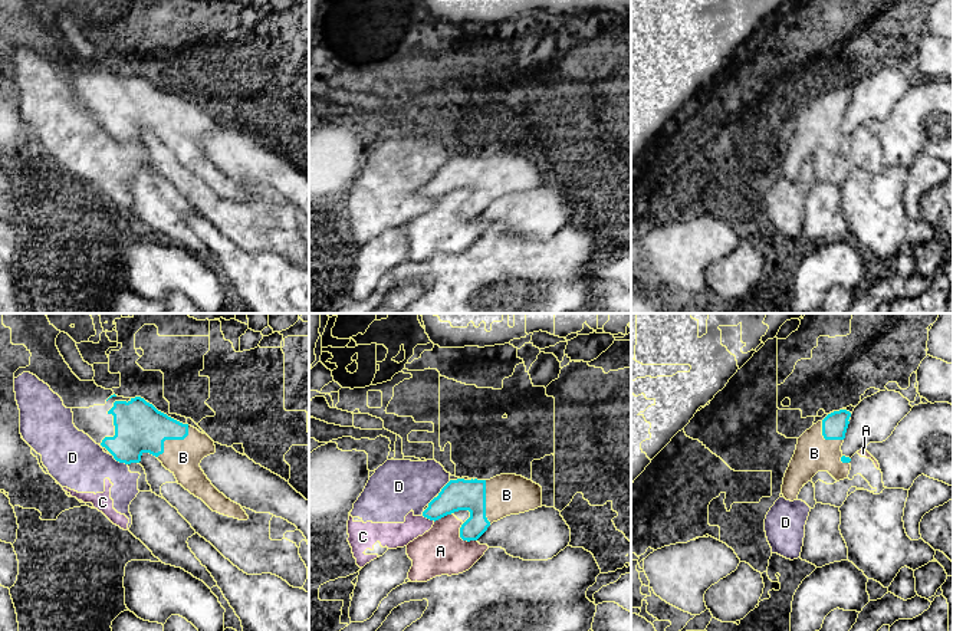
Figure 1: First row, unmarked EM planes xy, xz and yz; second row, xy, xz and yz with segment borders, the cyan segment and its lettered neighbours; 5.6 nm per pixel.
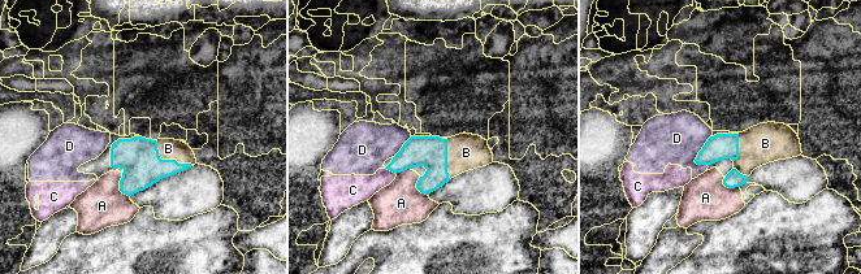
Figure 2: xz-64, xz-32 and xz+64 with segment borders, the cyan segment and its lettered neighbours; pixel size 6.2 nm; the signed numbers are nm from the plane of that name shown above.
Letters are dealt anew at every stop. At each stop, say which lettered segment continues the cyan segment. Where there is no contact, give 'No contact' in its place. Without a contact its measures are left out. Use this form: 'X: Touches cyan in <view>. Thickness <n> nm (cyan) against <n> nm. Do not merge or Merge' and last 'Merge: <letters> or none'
A: Touches cyan in xz. Thickness 180 nm (cyan) against 260 nm. Do not merge
B: Touches cyan in xy. Thickness 280 nm (cyan) against 200 nm. Merge
C: Touches cyan in xz. Thickness 180 nm (cyan) against 140 nm. Do not merge
D: Touches cyan in xy. Thickness 280 nm (cyan) against 300 nm. Do not merge
Merge: B

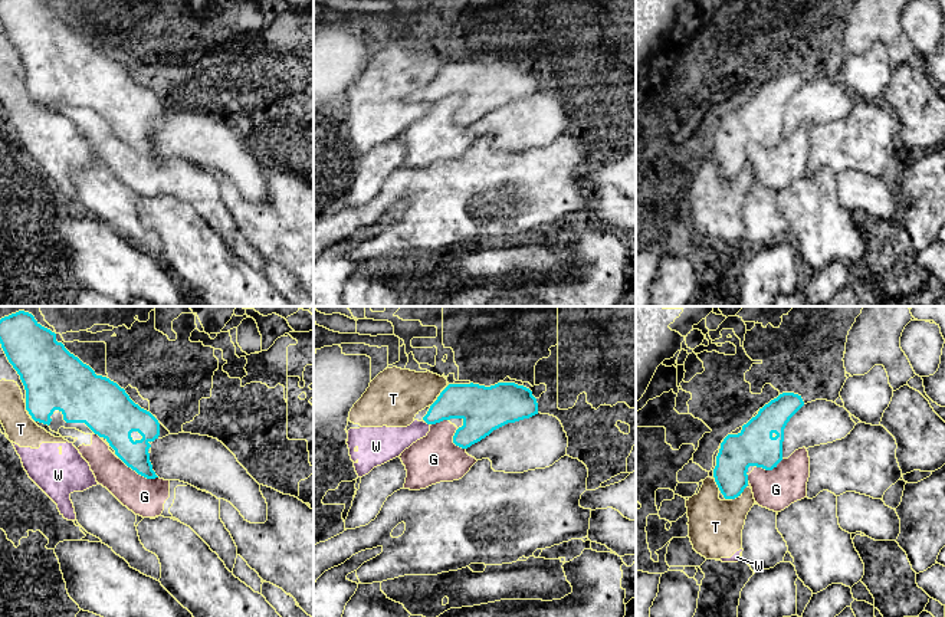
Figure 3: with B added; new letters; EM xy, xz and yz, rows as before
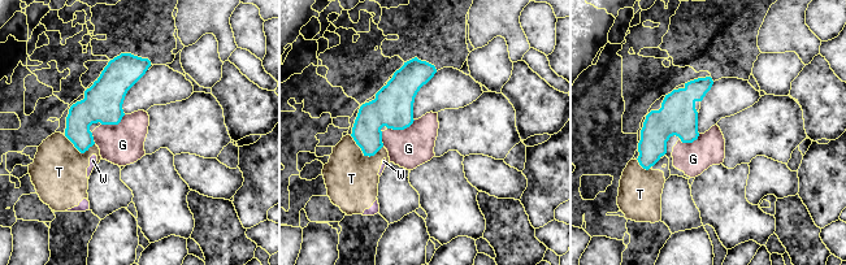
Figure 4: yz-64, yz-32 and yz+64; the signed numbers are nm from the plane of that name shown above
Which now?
G: Touches cyan in xy. Thickness 150 nm (cyan) against 220 nm. Do not merge
T: Touches cyan in yz. Thickness 200 nm (cyan) against 300 nm. Do not merge
W: Touches cyan in xz. Thickness 200 nm (cyan) against 180 nm. Do not merge
Merge: none

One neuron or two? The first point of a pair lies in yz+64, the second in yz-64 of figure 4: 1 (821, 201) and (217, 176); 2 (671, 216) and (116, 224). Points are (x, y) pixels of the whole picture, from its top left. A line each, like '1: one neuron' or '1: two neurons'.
1: two neurons
2: two neurons

